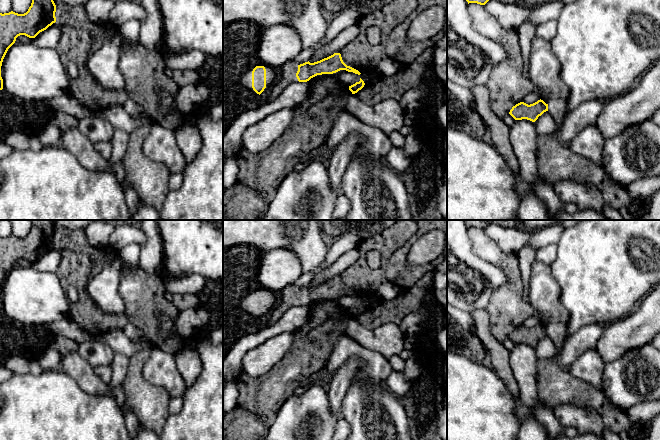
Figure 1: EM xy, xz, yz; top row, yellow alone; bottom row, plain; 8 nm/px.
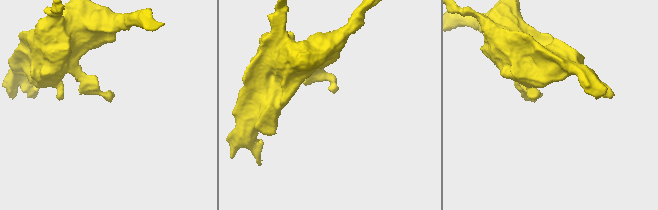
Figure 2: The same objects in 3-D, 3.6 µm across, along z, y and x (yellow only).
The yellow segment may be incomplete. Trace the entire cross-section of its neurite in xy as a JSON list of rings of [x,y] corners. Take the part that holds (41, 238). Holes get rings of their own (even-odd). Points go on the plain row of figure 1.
[[[53,220],[31,221],[32,227],[26,237],[18,238],[13,235],[0,237],[0,314],[3,313],[2,286],[16,262],[20,259],[35,262],[56,246],[56,229]]]

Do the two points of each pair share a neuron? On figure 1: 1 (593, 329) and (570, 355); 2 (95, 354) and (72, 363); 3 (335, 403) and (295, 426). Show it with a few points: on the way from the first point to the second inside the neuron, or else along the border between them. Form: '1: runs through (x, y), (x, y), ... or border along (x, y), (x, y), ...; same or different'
1: runs through (587, 335), (573, 349); same
2: border along (76, 351), (93, 368); different
3: border along (326, 393), (330, 409), (339, 414); different

